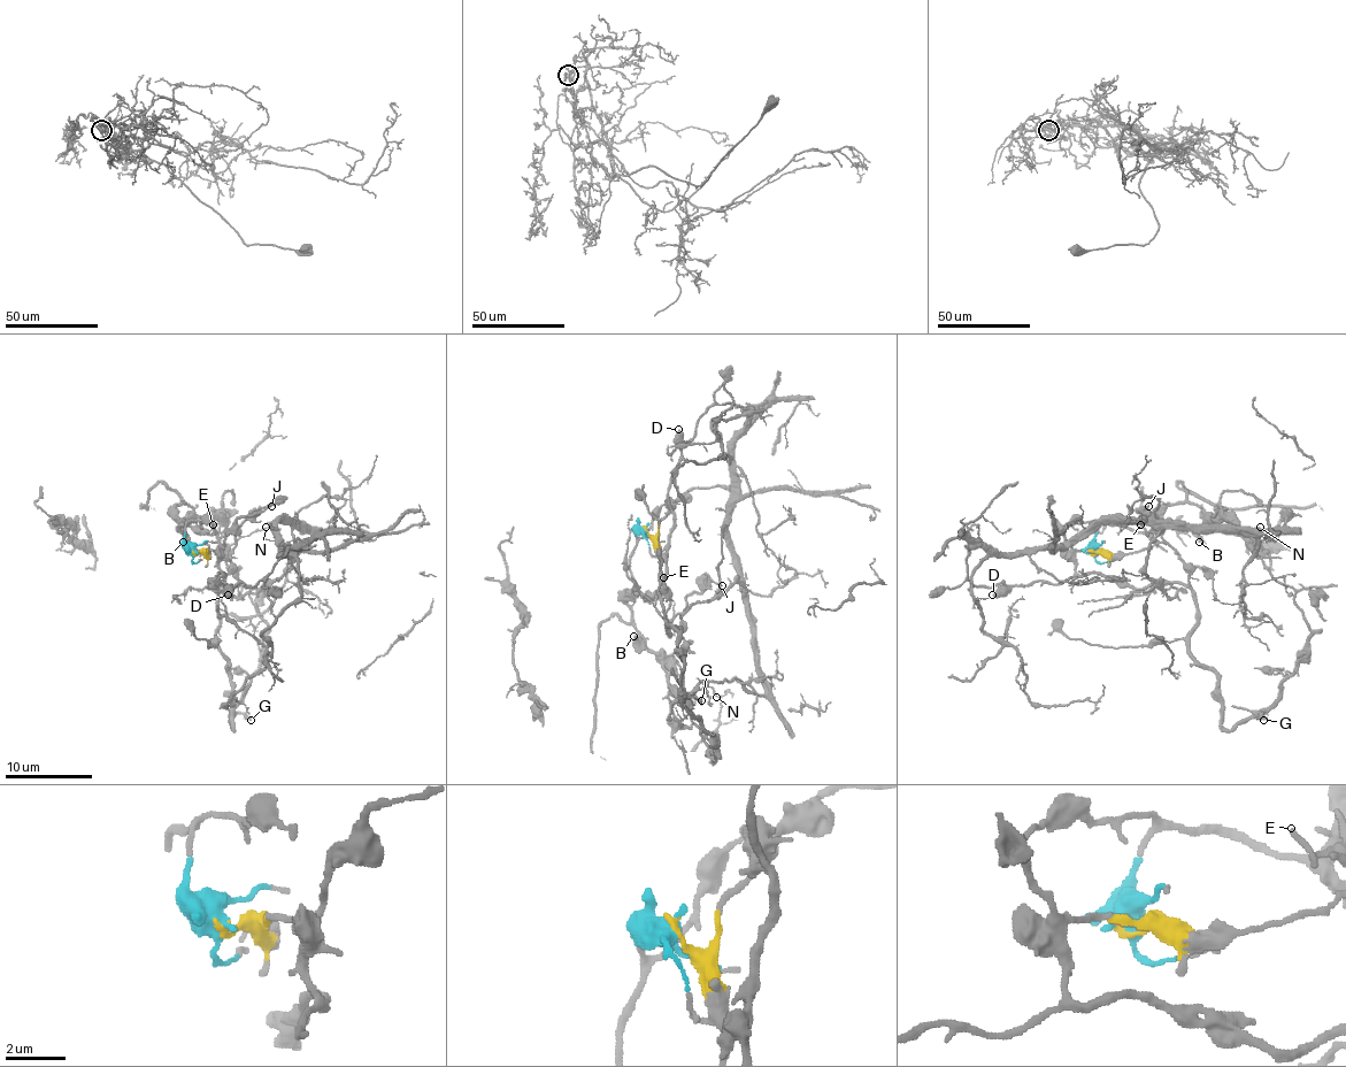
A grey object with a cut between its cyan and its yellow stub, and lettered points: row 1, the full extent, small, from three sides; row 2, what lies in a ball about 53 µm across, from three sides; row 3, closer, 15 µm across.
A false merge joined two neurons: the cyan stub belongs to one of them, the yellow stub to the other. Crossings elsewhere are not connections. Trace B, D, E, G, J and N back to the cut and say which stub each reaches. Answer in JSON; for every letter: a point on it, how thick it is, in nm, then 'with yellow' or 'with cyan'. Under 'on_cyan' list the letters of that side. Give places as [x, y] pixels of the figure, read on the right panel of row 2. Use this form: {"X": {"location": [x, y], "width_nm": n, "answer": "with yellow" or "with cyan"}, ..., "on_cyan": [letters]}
{"B": {"location": [1199, 542], "width_nm": 160, "answer": "with cyan"}, "D": {"location": [992, 595], "width_nm": 550, "answer": "with yellow"}, "E": {"location": [1140, 524], "width_nm": 130, "answer": "with cyan"}, "G": {"location": [1263, 720], "width_nm": 150, "answer": "with yellow"}, "J": {"location": [1148, 506], "width_nm": 150, "answer": "with yellow"}, "N": {"location": [1260, 527], "width_nm": 160, "answer": "with cyan"}, "on_cyan": ["B", "E", "N"]}

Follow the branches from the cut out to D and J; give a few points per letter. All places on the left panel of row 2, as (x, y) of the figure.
D: (193, 553), (215, 551), (222, 575), (217, 583), (231, 585), (229, 595)
J: (193, 553), (217, 553), (224, 575), (215, 588), (209, 583), (220, 583), (231, 568), (235, 531), (272, 505)

